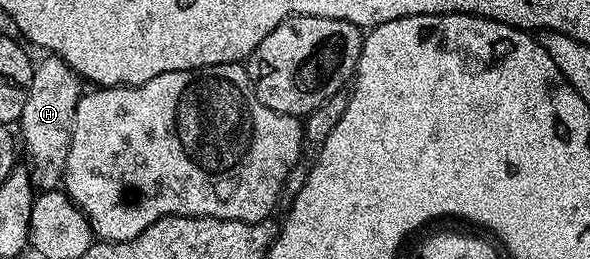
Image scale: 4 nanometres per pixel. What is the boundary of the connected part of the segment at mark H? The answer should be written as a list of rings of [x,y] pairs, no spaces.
[[[58,56],[38,59],[33,72],[33,84],[27,89],[25,112],[21,112],[17,130],[20,130],[18,133],[21,135],[22,149],[24,146],[31,157],[31,181],[40,191],[54,190],[64,181],[73,136],[73,120],[81,97],[79,86],[79,75],[70,70]]]

